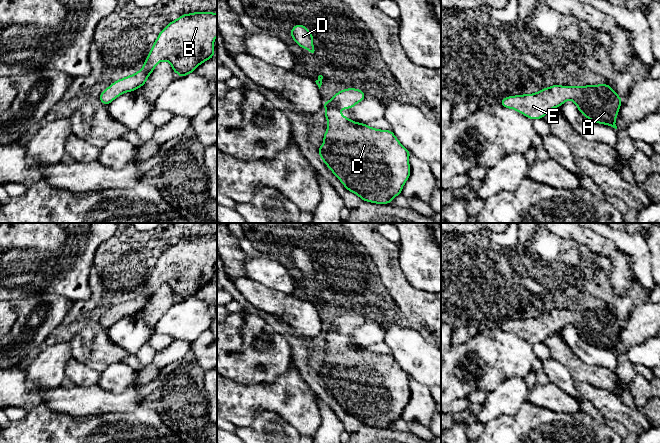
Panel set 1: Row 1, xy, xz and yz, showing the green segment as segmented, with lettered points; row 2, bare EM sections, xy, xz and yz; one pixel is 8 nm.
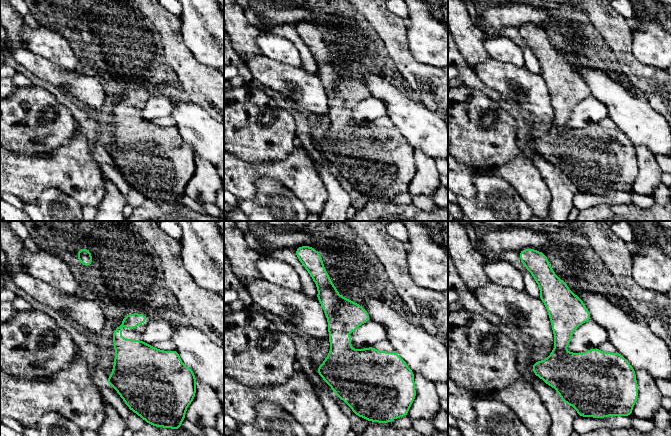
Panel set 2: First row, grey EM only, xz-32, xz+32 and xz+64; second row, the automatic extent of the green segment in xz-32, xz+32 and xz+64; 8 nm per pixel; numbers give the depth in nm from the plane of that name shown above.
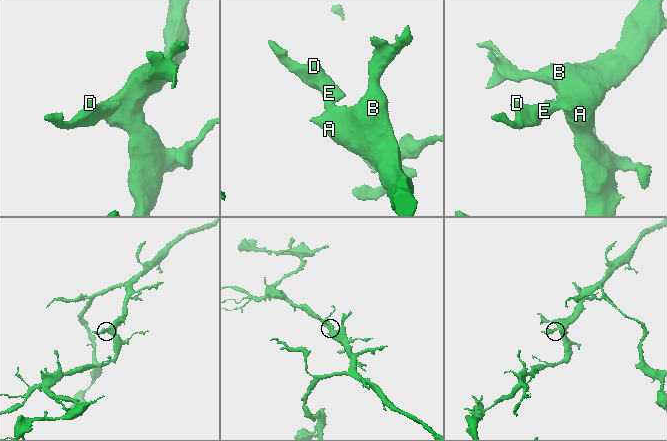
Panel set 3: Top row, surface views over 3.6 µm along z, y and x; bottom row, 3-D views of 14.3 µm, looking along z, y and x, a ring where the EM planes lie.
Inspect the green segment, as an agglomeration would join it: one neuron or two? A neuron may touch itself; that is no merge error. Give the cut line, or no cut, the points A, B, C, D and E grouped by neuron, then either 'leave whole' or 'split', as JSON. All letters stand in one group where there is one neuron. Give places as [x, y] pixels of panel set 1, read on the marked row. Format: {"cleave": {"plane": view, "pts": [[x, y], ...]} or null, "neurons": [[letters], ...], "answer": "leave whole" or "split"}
{"cleave": null, "neurons": [["A", "B", "C", "D", "E"]], "answer": "leave whole"}

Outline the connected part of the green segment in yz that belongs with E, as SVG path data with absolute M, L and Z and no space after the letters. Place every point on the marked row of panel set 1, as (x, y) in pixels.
M608 84L595 86L552 85L533 94L505 97L500 104L525 115L531 120L541 119L552 109L572 100L578 110L594 123L615 129L622 98Z

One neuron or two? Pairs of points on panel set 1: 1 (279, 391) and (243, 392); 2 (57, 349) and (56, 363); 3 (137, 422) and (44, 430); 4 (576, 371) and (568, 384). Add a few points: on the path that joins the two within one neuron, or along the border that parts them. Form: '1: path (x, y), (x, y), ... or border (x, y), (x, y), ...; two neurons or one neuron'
1: path (270, 392), (252, 392); one neuron
2: path (57, 352), (56, 360); one neuron
3: path (114, 430), (67, 430); one neuron
4: border (556, 361), (561, 363), (575, 380); two neurons

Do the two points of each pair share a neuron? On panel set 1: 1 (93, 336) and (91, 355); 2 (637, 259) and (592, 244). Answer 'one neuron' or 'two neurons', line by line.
1: one neuron
2: two neurons

